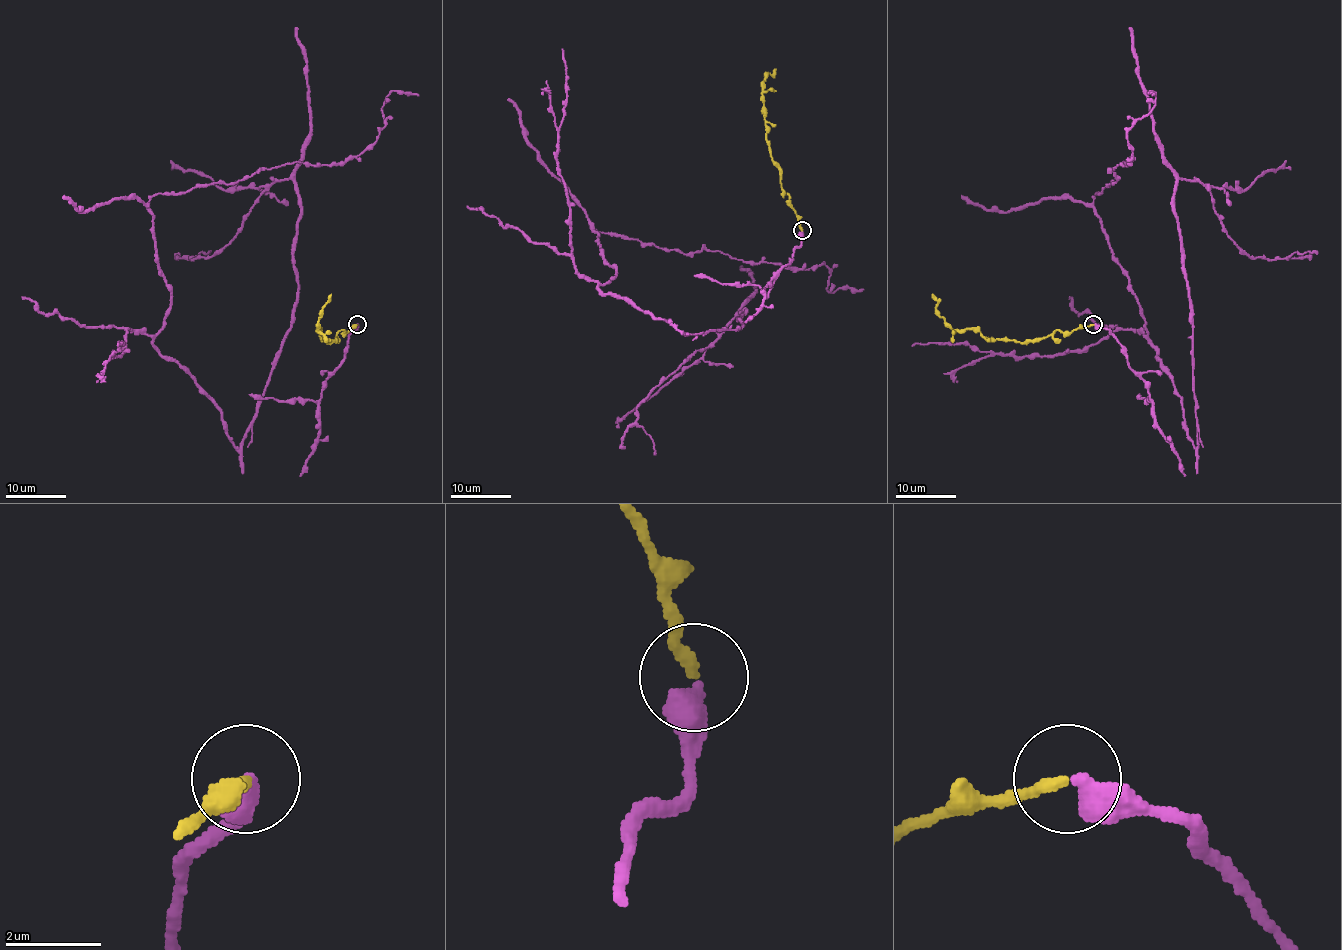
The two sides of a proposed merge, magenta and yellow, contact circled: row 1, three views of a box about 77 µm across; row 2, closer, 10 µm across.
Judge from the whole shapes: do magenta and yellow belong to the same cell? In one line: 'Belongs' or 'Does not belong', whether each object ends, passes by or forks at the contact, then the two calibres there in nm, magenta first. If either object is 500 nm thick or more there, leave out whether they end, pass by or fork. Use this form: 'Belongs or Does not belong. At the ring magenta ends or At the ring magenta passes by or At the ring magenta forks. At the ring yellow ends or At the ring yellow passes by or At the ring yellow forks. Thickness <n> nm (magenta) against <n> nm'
Belongs. Thickness 500 nm (magenta) against 240 nm

